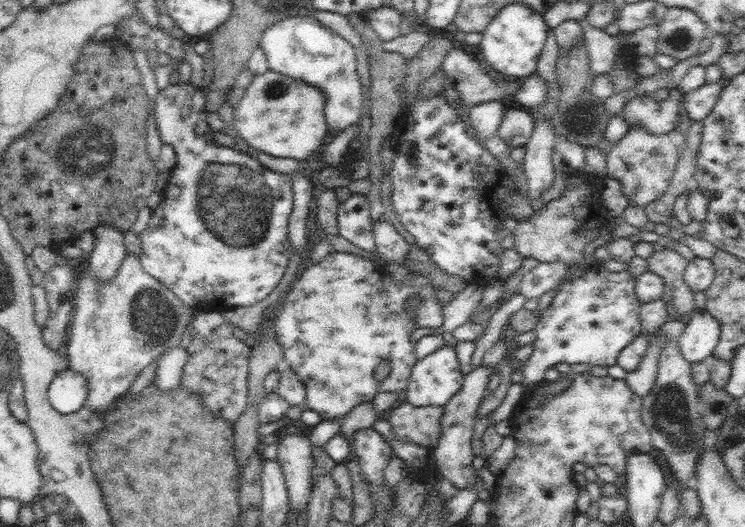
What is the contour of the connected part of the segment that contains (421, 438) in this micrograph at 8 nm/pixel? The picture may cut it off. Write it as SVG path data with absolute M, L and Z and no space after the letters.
M406 400L397 403L386 417L398 440L413 442L432 450L440 438L440 419L443 417L444 407L445 405L416 407Z

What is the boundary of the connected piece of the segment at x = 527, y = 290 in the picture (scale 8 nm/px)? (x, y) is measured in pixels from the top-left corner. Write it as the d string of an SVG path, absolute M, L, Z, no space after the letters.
M539 262L523 276L519 293L524 298L540 298L545 292L556 288L568 270L567 264L560 262Z

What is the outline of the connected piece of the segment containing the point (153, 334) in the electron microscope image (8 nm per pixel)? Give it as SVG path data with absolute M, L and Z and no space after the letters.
M127 253L127 255L123 258L121 267L115 272L115 277L112 277L110 280L108 281L104 281L103 283L98 283L97 280L93 277L93 272L92 271L87 271L85 276L79 281L79 285L77 286L77 288L75 289L75 299L74 299L74 312L73 312L73 317L70 323L70 328L68 329L68 341L67 341L67 358L69 359L69 368L72 370L75 370L76 372L79 372L80 374L82 374L82 376L84 376L84 378L87 380L87 385L89 388L88 394L87 394L87 402L86 405L88 405L91 408L91 411L95 414L98 415L95 412L102 412L105 411L108 407L112 406L113 402L116 399L120 399L122 398L122 396L124 396L126 393L129 392L129 388L131 387L131 384L134 382L134 380L136 380L136 378L138 378L138 375L142 372L142 370L144 370L144 368L146 368L146 365L149 365L151 362L154 362L156 360L158 360L162 354L164 354L164 352L169 351L170 349L173 349L175 346L178 346L178 344L180 344L180 340L182 338L182 334L184 334L184 331L186 330L186 327L191 324L191 320L192 320L192 312L193 309L190 308L189 306L186 306L175 294L174 292L172 292L167 286L164 286L164 284L162 284L159 280L156 280L153 276L150 276L150 274L148 274L144 269L143 266L141 265L141 258L139 257L139 255L135 255L135 254L130 254Z

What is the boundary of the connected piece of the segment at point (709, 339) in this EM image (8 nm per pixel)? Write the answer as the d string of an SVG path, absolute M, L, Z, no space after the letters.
M697 309L679 338L679 349L688 362L703 362L713 354L720 338L720 323L707 310Z

